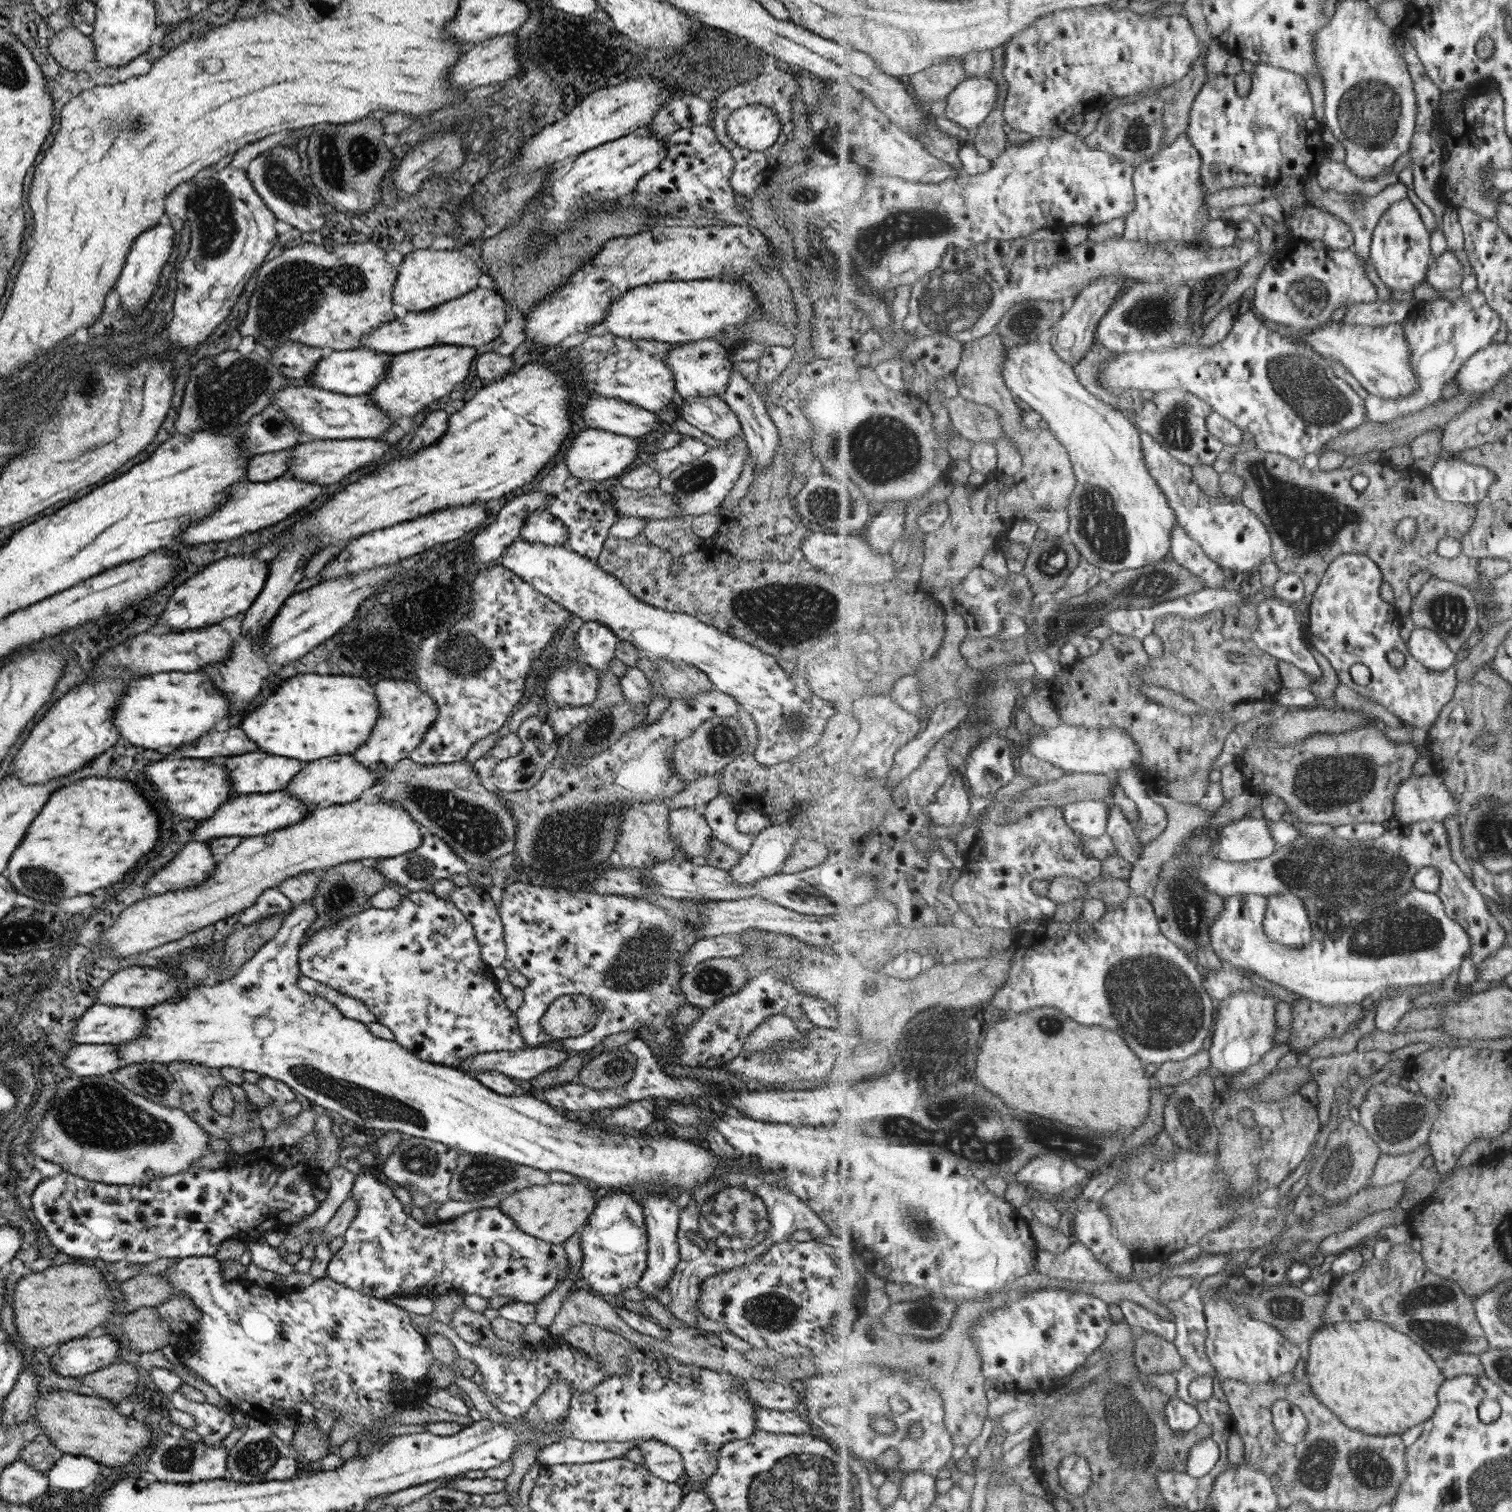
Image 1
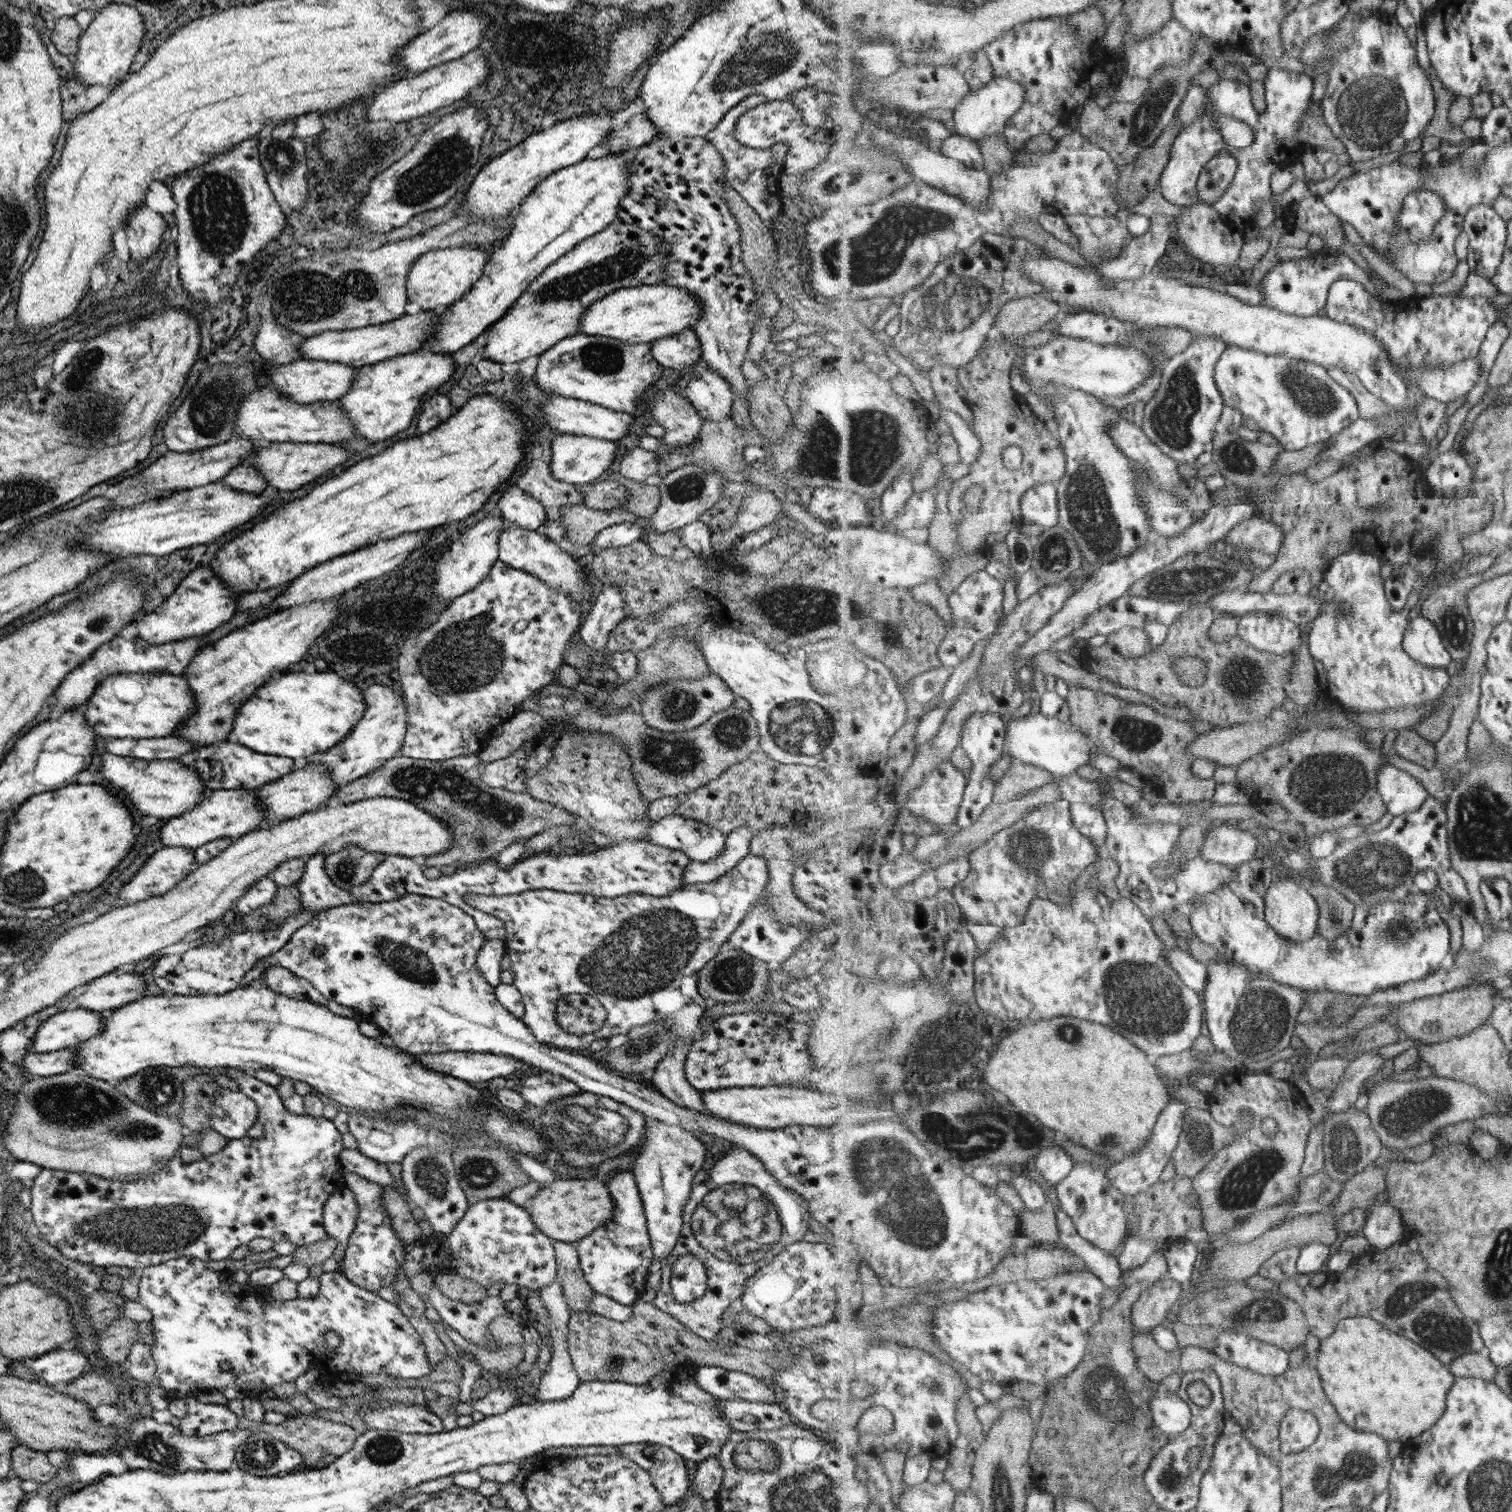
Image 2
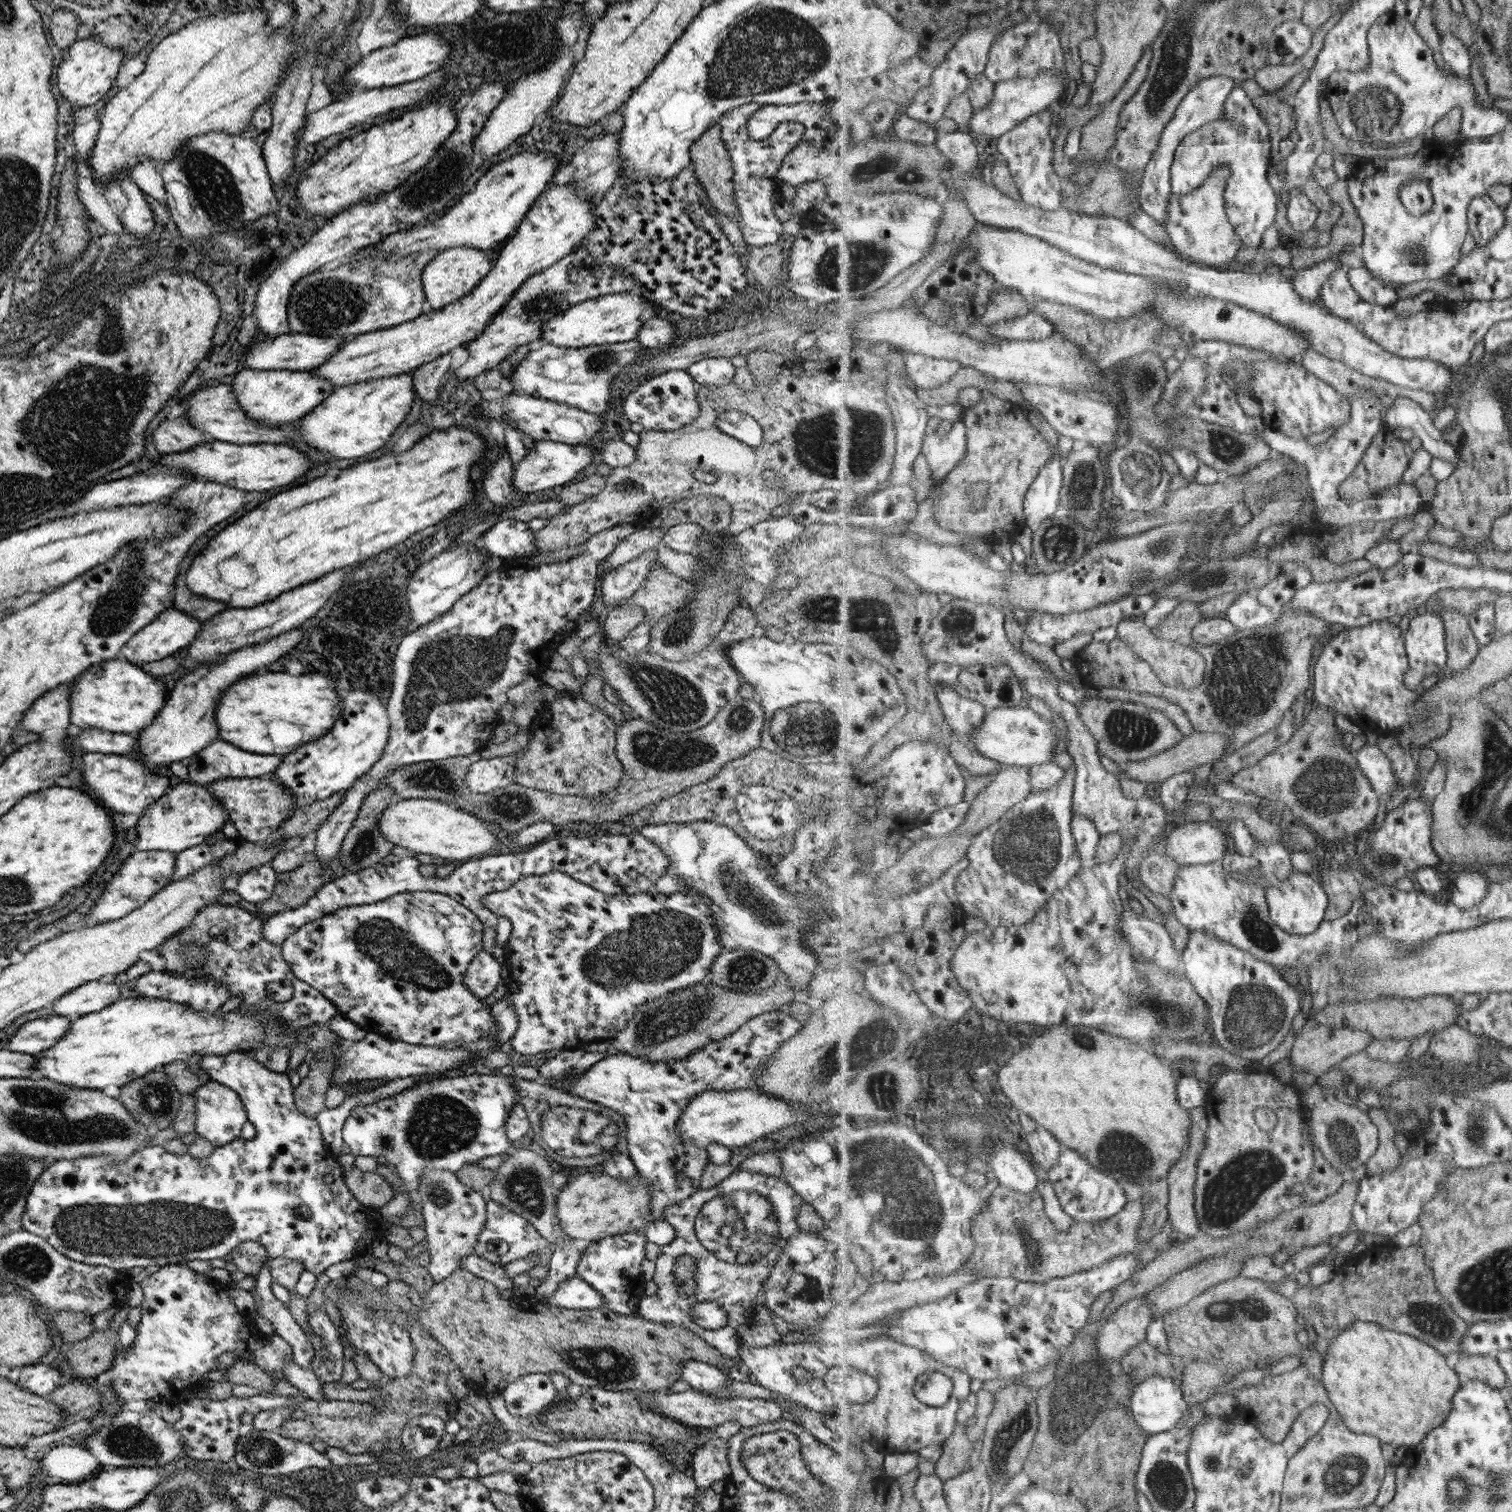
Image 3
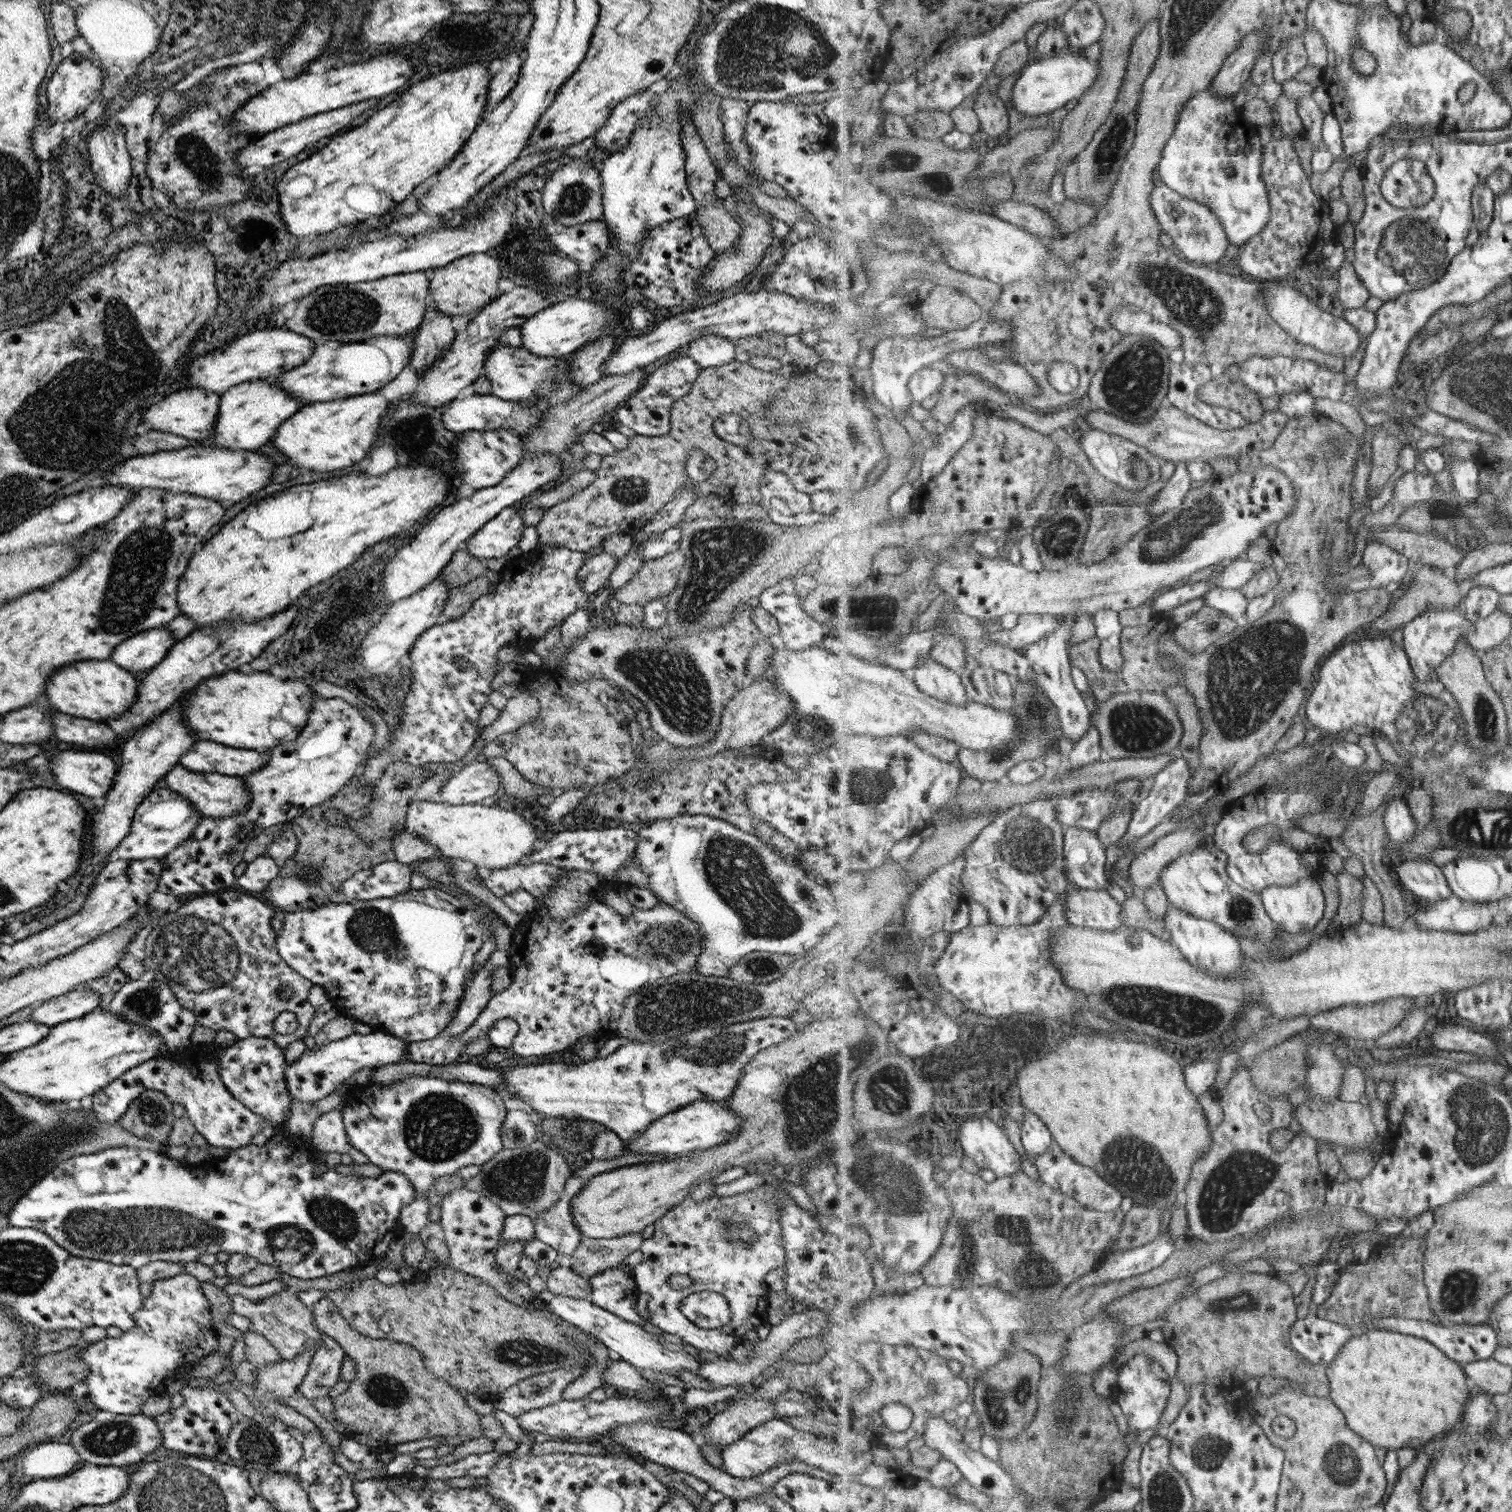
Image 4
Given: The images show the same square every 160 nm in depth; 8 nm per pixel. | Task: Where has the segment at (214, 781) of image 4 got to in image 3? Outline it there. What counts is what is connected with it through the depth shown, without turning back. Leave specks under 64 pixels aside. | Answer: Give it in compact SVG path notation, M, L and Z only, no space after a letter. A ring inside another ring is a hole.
M270 777L219 779L205 784L204 787L220 802L235 831L245 841L254 843L270 838L275 830L278 830L278 826L289 817L296 804L296 800L281 787L280 782L276 783L276 780Z

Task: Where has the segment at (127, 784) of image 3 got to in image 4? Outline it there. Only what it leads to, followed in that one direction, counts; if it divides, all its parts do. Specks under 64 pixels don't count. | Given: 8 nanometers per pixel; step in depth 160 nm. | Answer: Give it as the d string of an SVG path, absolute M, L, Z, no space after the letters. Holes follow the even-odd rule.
M61 751L51 764L57 784L89 798L103 799L118 771L117 757L108 751Z

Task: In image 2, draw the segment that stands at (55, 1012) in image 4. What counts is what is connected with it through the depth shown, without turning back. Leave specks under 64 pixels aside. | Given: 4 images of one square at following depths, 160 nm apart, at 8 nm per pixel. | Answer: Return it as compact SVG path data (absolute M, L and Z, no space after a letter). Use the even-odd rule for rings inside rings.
M113 971L87 984L85 994L81 994L75 1002L85 1010L96 1013L111 1012L133 1000L139 1000L153 991L147 976L139 976L135 972Z

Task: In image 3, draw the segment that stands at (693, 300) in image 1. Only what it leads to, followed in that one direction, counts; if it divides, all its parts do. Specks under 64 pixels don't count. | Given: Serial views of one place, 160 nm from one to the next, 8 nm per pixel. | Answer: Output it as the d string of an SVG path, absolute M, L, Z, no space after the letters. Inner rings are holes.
M635 291L607 293L587 299L550 317L542 324L540 338L558 347L571 348L629 342L636 337L636 332L646 320L658 316L652 302Z

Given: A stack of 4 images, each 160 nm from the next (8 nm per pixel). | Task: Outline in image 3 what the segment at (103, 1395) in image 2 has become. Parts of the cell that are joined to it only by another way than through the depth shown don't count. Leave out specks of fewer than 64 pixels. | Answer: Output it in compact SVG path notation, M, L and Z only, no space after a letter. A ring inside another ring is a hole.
M73 1380L53 1389L49 1396L51 1404L55 1404L64 1414L64 1422L60 1428L77 1420L87 1420L99 1411L99 1392L82 1380Z

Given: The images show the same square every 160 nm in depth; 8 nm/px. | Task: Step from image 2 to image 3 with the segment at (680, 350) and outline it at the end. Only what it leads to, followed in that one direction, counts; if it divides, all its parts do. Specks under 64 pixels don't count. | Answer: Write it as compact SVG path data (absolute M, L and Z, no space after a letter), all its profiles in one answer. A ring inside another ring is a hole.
M658 316L646 320L636 332L634 338L644 349L661 351L673 345L675 340L675 328L666 319Z

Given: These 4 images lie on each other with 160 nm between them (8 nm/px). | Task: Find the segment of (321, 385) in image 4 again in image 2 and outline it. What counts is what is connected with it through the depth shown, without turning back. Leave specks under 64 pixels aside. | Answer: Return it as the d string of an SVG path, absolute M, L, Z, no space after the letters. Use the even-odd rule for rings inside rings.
M627 152L623 155L607 153L593 159L585 157L535 185L531 194L517 206L519 212L515 214L509 236L487 259L481 276L459 300L439 309L432 334L422 348L414 351L451 354L469 344L505 314L548 264L611 223L628 188L631 156Z

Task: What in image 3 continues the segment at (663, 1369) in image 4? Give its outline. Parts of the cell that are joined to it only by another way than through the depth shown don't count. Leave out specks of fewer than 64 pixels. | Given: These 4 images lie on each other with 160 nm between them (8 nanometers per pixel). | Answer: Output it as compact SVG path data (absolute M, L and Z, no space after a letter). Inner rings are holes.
M697 1361L681 1363L677 1369L677 1374L679 1374L678 1379L685 1381L691 1389L704 1393L721 1391L730 1380L727 1374L721 1373L721 1370Z

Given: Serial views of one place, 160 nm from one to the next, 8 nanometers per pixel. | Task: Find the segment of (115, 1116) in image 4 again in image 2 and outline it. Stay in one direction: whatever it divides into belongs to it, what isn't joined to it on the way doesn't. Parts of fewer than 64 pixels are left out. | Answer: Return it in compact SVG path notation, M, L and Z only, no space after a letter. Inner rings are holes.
M220 1087L211 1108L208 1113L210 1129L227 1139L246 1136L247 1129L256 1123L258 1117L256 1102L239 1090Z

